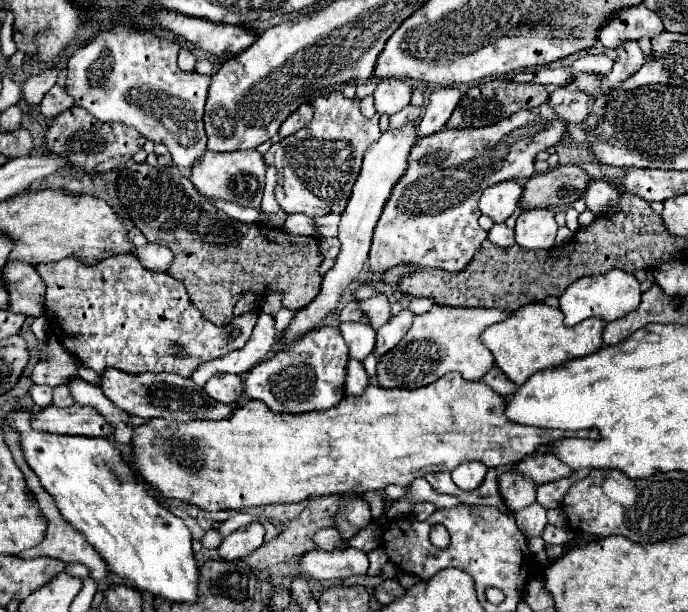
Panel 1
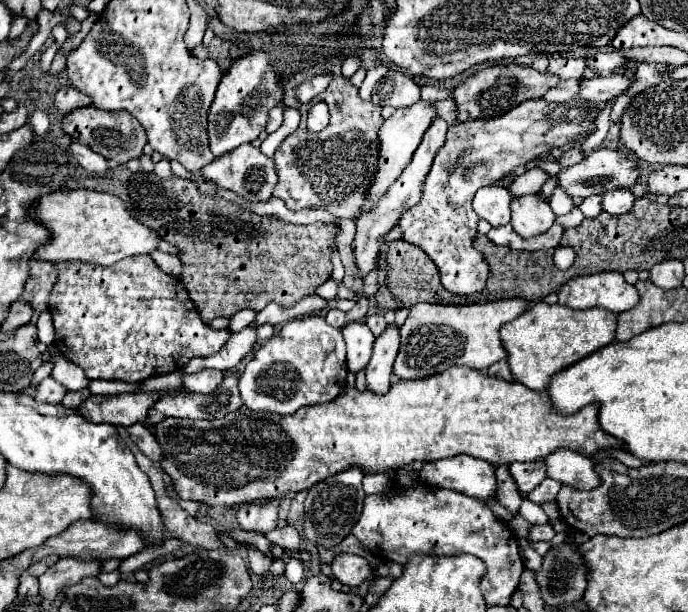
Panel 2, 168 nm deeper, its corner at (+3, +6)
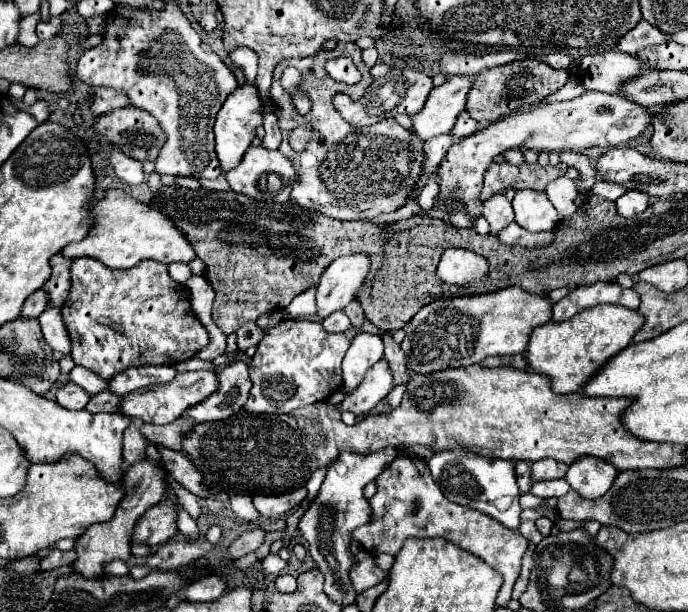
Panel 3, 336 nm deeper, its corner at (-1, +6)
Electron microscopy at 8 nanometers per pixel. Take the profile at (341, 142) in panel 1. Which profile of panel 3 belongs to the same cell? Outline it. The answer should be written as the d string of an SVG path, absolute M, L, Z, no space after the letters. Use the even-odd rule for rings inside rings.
M336 44L334 50L318 52L304 60L286 60L280 62L274 70L272 78L272 96L278 102L278 118L282 126L282 144L280 152L292 162L296 168L296 182L290 192L290 200L306 210L314 210L338 220L360 220L360 218L376 218L380 214L392 212L394 206L402 204L414 188L422 166L422 144L414 134L406 128L398 126L394 120L382 120L366 128L356 128L348 124L332 106L332 96L336 92L348 94L352 100L360 100L366 94L370 84L370 70L362 62L362 50L356 44ZM350 56L358 70L362 72L362 80L358 84L340 84L326 76L324 64L330 58ZM289 66L302 72L300 90L308 94L312 108L308 114L298 114L290 94L282 88L280 78ZM312 122L314 124L314 140L302 152L294 152L288 144L288 134L296 126Z

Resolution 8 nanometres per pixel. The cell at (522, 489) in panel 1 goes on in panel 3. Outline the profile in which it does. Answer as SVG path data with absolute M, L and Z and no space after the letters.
M544 458L544 460L538 460L538 462L532 462L530 464L530 474L532 474L532 480L534 482L538 482L538 480L564 478L566 470L568 470L568 464L558 462L554 458Z

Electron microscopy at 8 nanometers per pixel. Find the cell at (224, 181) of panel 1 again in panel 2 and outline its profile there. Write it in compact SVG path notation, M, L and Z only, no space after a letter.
M242 144L238 146L236 150L216 158L212 164L204 166L202 168L202 174L216 182L218 186L226 188L226 190L232 190L234 194L250 200L250 202L266 202L272 198L272 192L274 192L274 186L278 184L278 172L276 172L276 164L272 158L264 156L260 152L260 148L254 148L252 144Z

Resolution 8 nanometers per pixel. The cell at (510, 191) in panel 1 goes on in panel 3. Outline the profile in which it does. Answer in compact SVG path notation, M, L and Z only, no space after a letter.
M494 194L484 202L484 218L490 224L490 232L498 234L502 228L506 228L510 222L514 222L512 204L504 194Z

